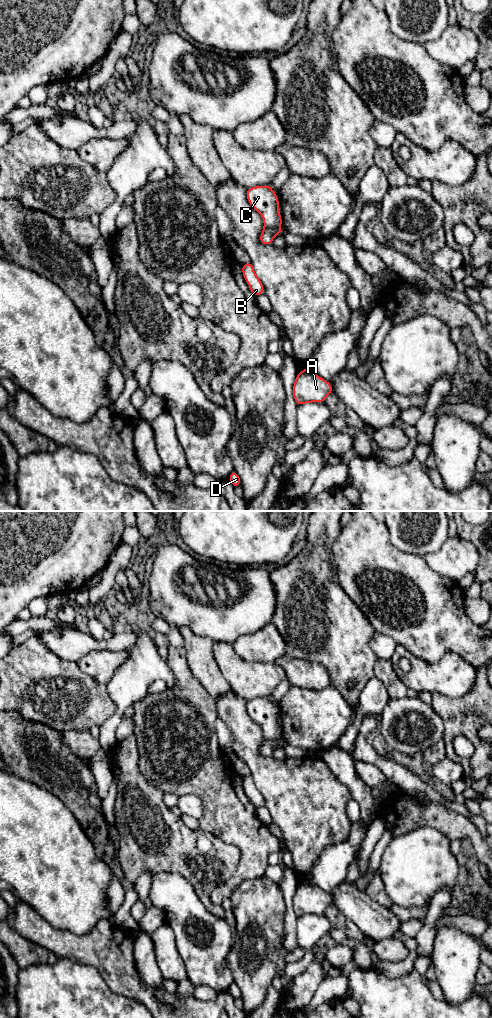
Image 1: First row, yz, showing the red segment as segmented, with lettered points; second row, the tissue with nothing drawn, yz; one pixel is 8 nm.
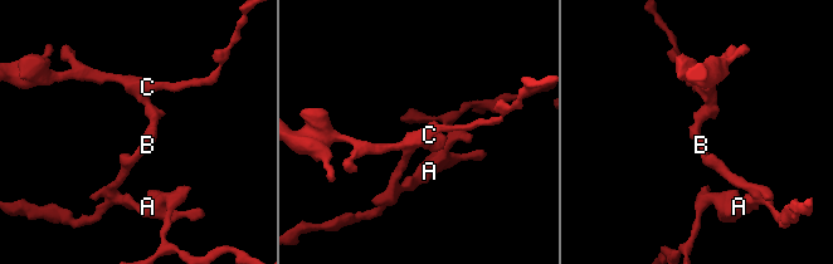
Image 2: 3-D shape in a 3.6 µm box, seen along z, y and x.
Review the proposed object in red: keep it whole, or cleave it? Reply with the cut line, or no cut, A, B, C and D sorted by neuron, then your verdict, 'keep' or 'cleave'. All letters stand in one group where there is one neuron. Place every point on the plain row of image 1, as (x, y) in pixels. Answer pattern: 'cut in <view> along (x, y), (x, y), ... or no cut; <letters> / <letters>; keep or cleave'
cut in yz along (280, 736), (264, 739); A B D / C; cleave

